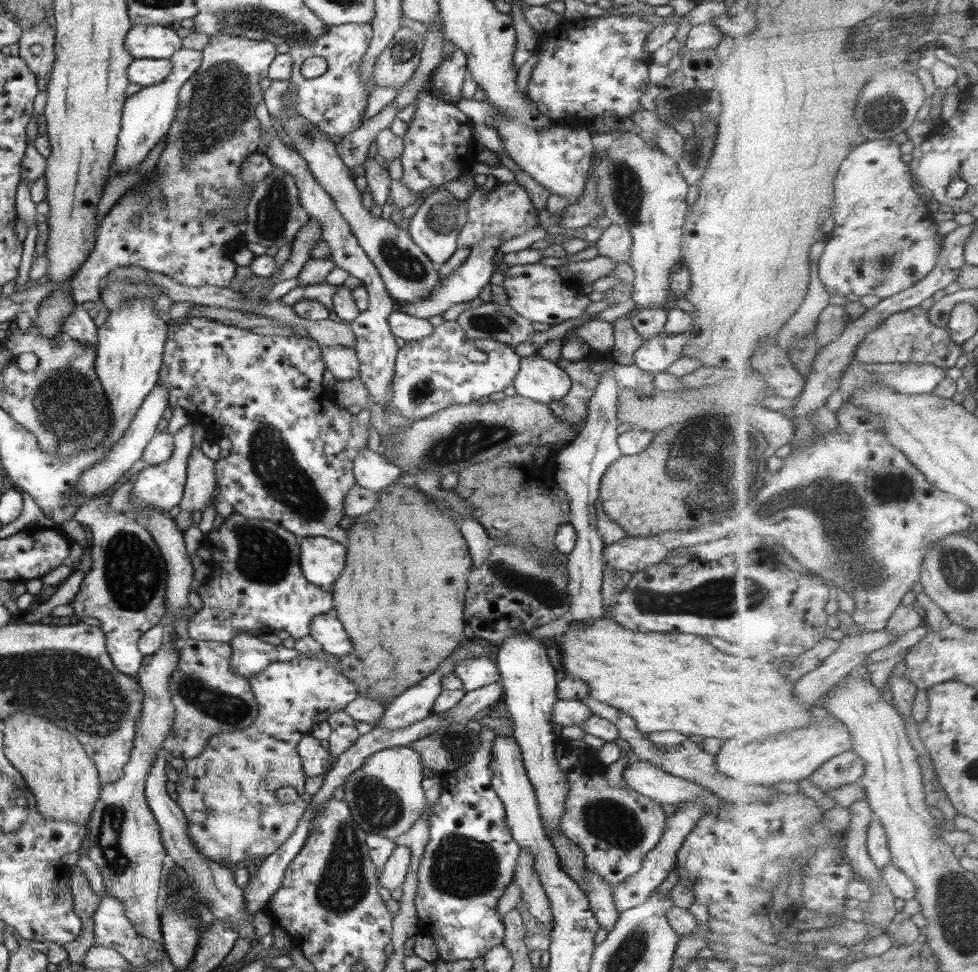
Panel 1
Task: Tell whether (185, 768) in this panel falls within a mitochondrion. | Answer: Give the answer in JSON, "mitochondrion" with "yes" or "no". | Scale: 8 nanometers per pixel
{"mitochondrion":"no"}

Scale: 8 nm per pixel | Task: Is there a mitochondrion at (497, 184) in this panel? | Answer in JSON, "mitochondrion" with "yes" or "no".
{"mitochondrion":"no"}

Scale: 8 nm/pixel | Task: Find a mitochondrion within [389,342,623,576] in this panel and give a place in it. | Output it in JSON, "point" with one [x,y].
{"point":[469,439]}

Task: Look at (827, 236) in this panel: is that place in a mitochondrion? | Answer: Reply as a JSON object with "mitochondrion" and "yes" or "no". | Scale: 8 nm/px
{"mitochondrion":"no"}

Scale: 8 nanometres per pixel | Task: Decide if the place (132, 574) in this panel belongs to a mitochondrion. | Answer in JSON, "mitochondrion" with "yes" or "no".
{"mitochondrion":"yes"}

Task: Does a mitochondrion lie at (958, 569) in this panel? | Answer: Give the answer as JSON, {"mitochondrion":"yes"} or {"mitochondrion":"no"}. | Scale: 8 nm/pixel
{"mitochondrion":"yes"}

